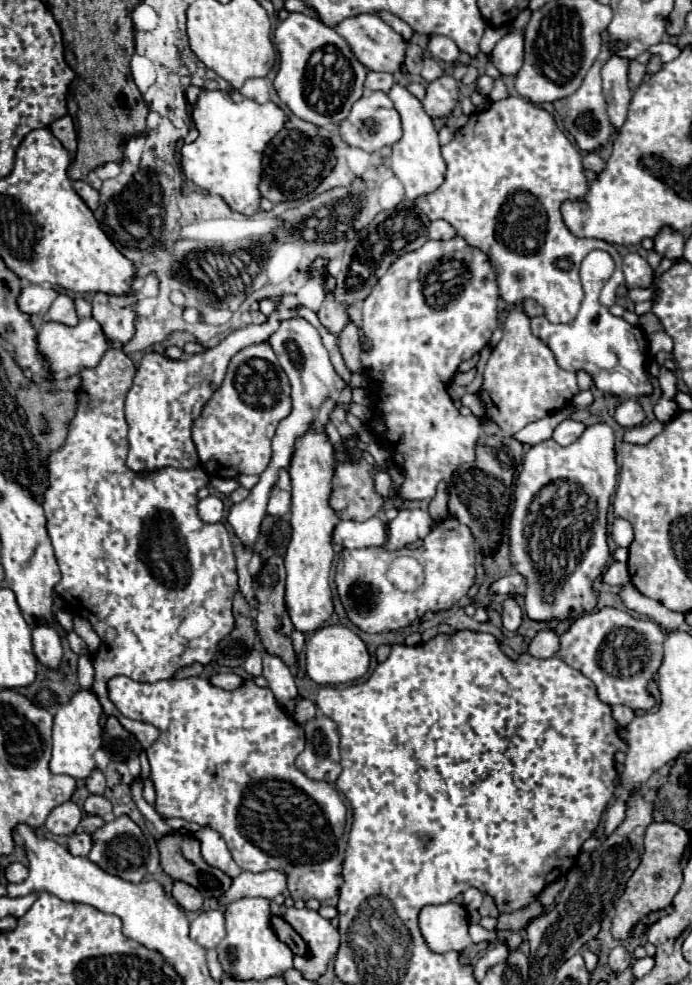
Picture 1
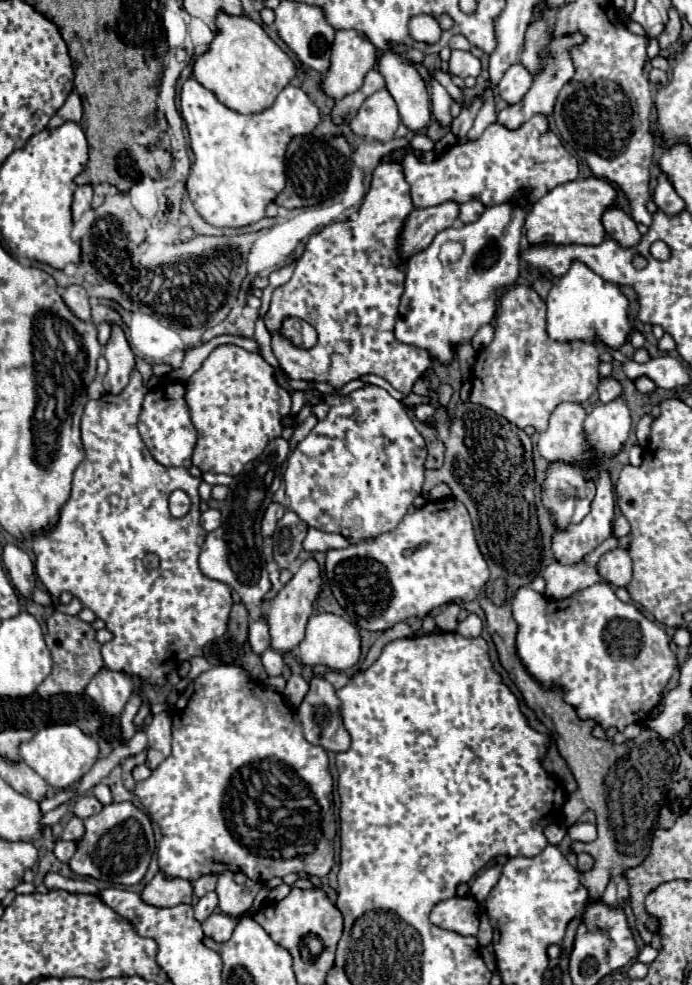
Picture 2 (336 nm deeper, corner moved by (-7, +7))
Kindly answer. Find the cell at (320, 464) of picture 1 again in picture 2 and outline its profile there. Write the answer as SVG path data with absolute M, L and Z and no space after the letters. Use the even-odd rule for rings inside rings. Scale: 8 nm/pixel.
M308 558L300 568L298 572L294 574L294 578L278 592L278 596L270 602L270 608L268 608L268 624L270 624L270 648L272 650L278 650L282 654L286 652L292 652L300 640L304 638L304 628L306 628L306 622L308 618L312 616L314 608L312 608L312 602L318 598L318 592L320 592L320 584L322 584L322 578L320 578L320 568L316 564L316 560Z

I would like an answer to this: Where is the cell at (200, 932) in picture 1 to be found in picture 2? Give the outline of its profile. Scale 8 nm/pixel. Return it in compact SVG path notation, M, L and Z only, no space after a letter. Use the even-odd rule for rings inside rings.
M214 912L204 920L202 932L204 932L204 936L212 938L214 942L224 944L232 936L234 926L236 926L236 920L232 916L226 916L222 912Z

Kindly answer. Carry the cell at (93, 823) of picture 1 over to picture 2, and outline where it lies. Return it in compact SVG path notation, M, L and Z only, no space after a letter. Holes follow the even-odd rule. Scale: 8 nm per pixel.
M70 818L70 820L64 824L64 830L62 830L60 838L62 838L62 840L72 840L72 842L76 842L76 840L82 838L82 834L84 834L84 824L82 824L82 820L80 820L80 818Z

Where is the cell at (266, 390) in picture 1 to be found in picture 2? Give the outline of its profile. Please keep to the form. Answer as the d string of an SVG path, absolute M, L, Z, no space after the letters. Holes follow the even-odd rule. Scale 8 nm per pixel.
M224 344L218 346L202 364L200 370L196 370L186 380L186 394L184 400L190 410L190 420L198 432L198 442L192 454L194 466L198 466L202 472L214 472L214 474L228 474L238 476L244 468L244 464L256 460L260 452L268 446L270 440L282 434L280 418L290 412L290 394L278 386L274 378L274 368L254 352L248 352L236 344Z

